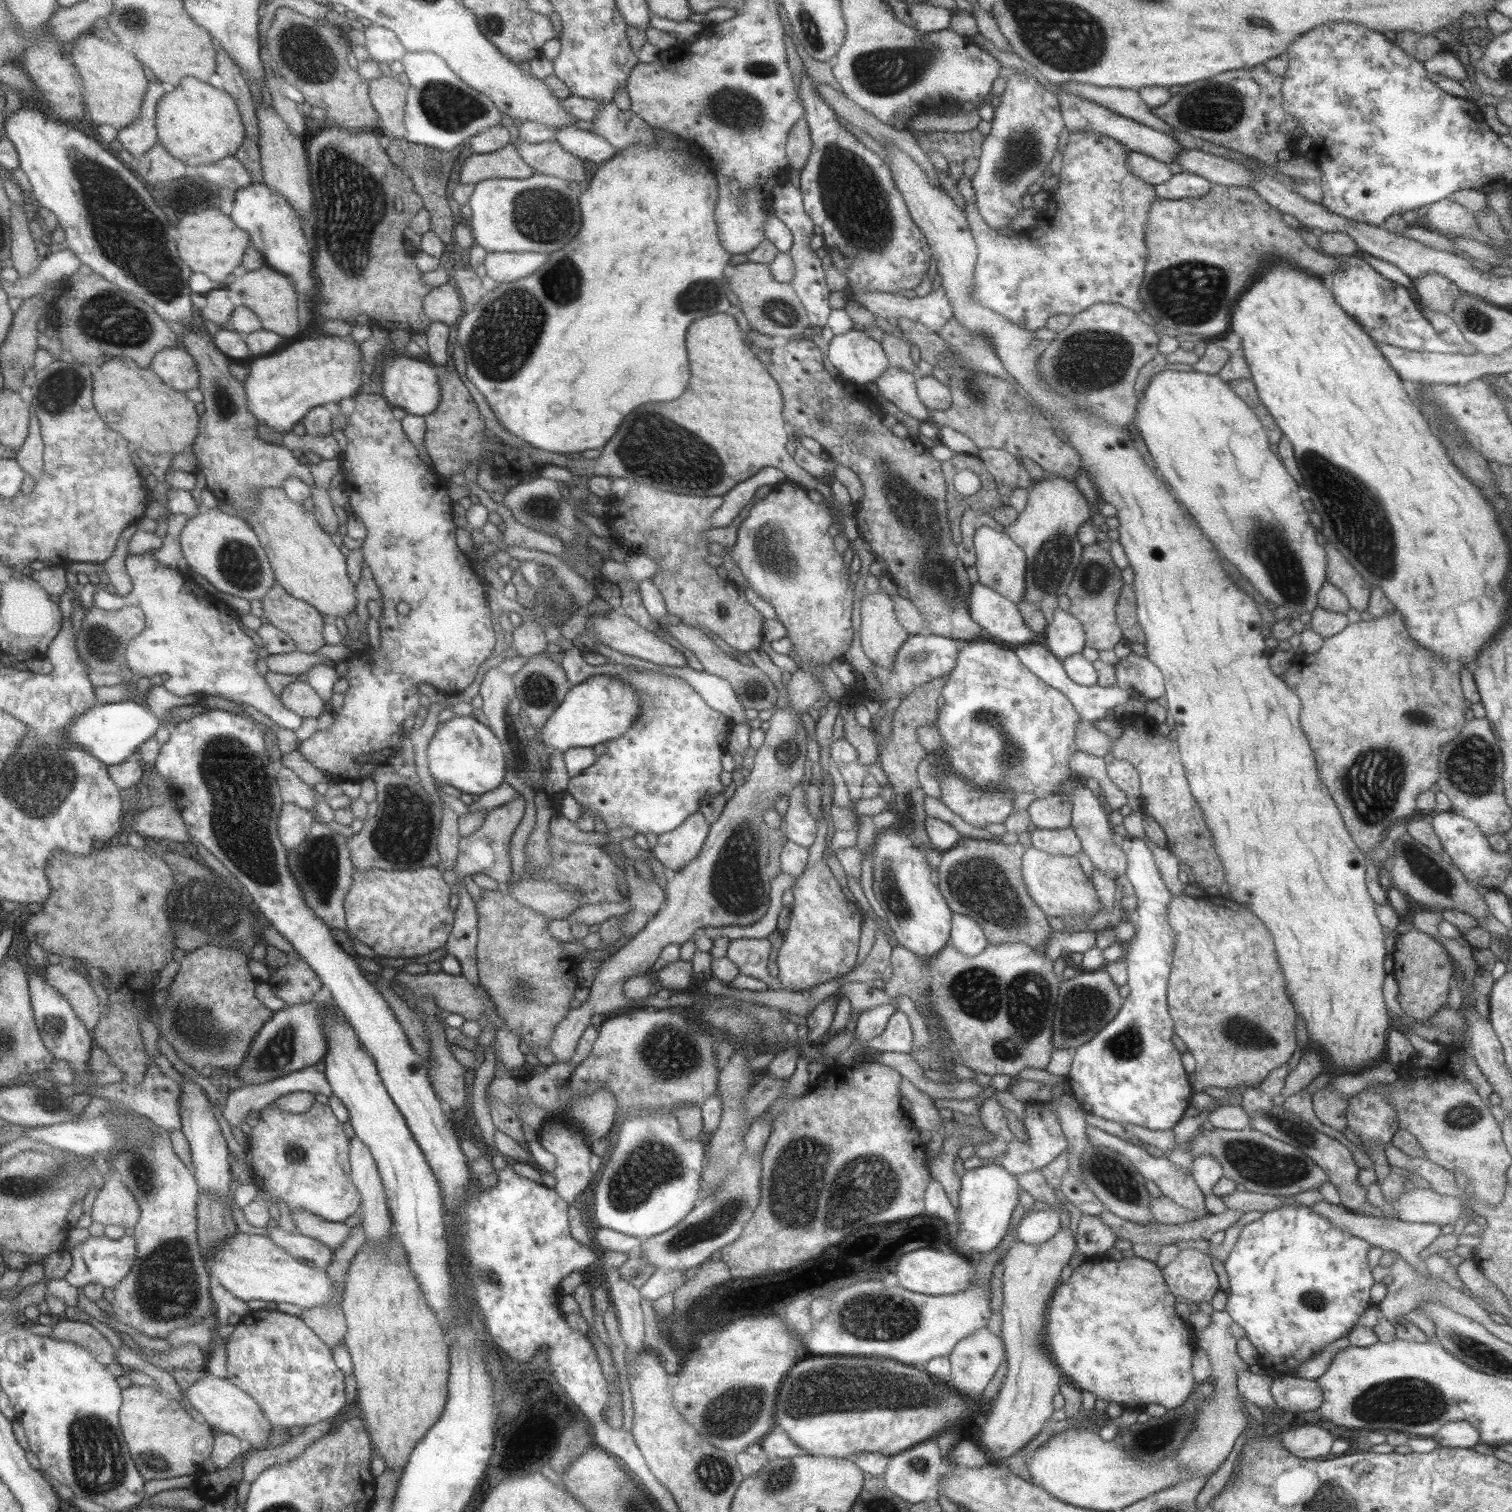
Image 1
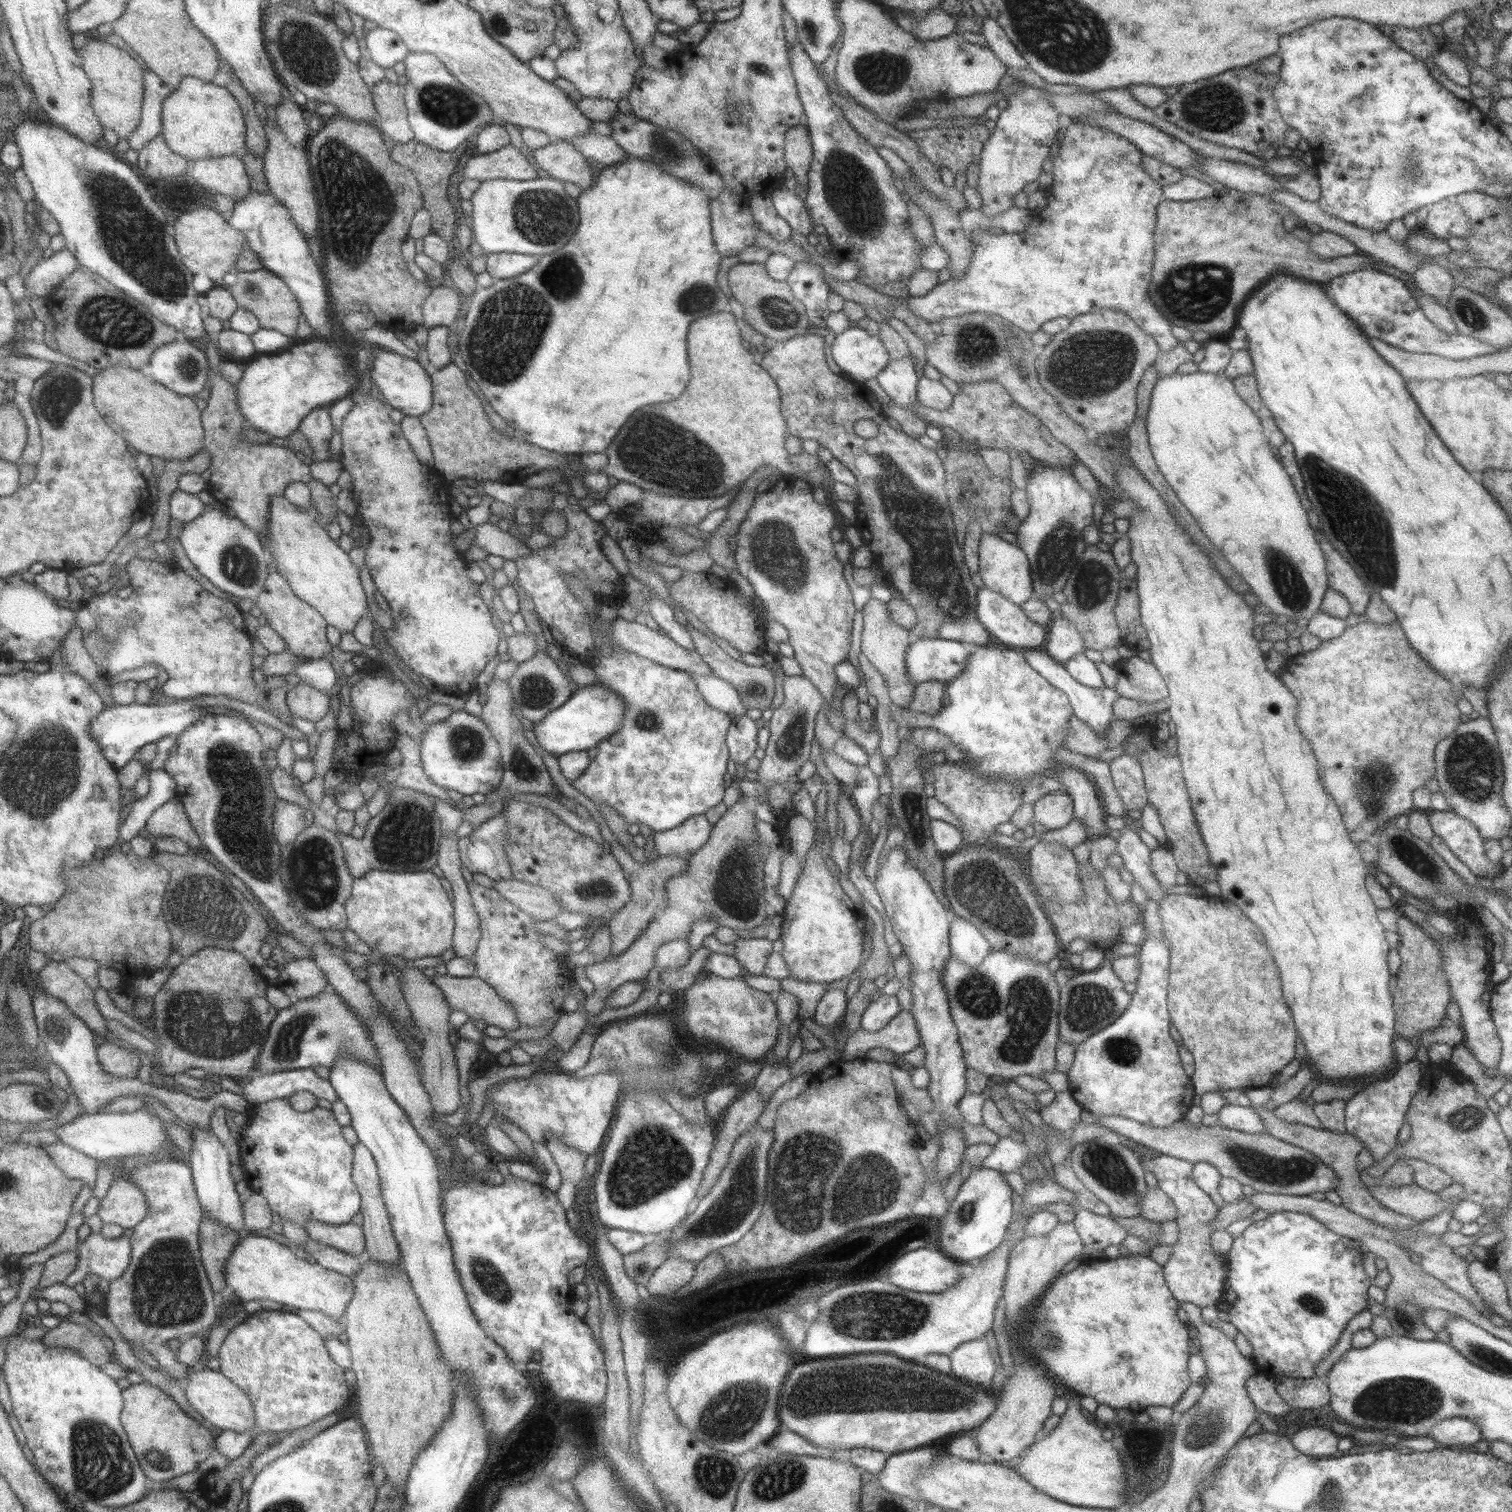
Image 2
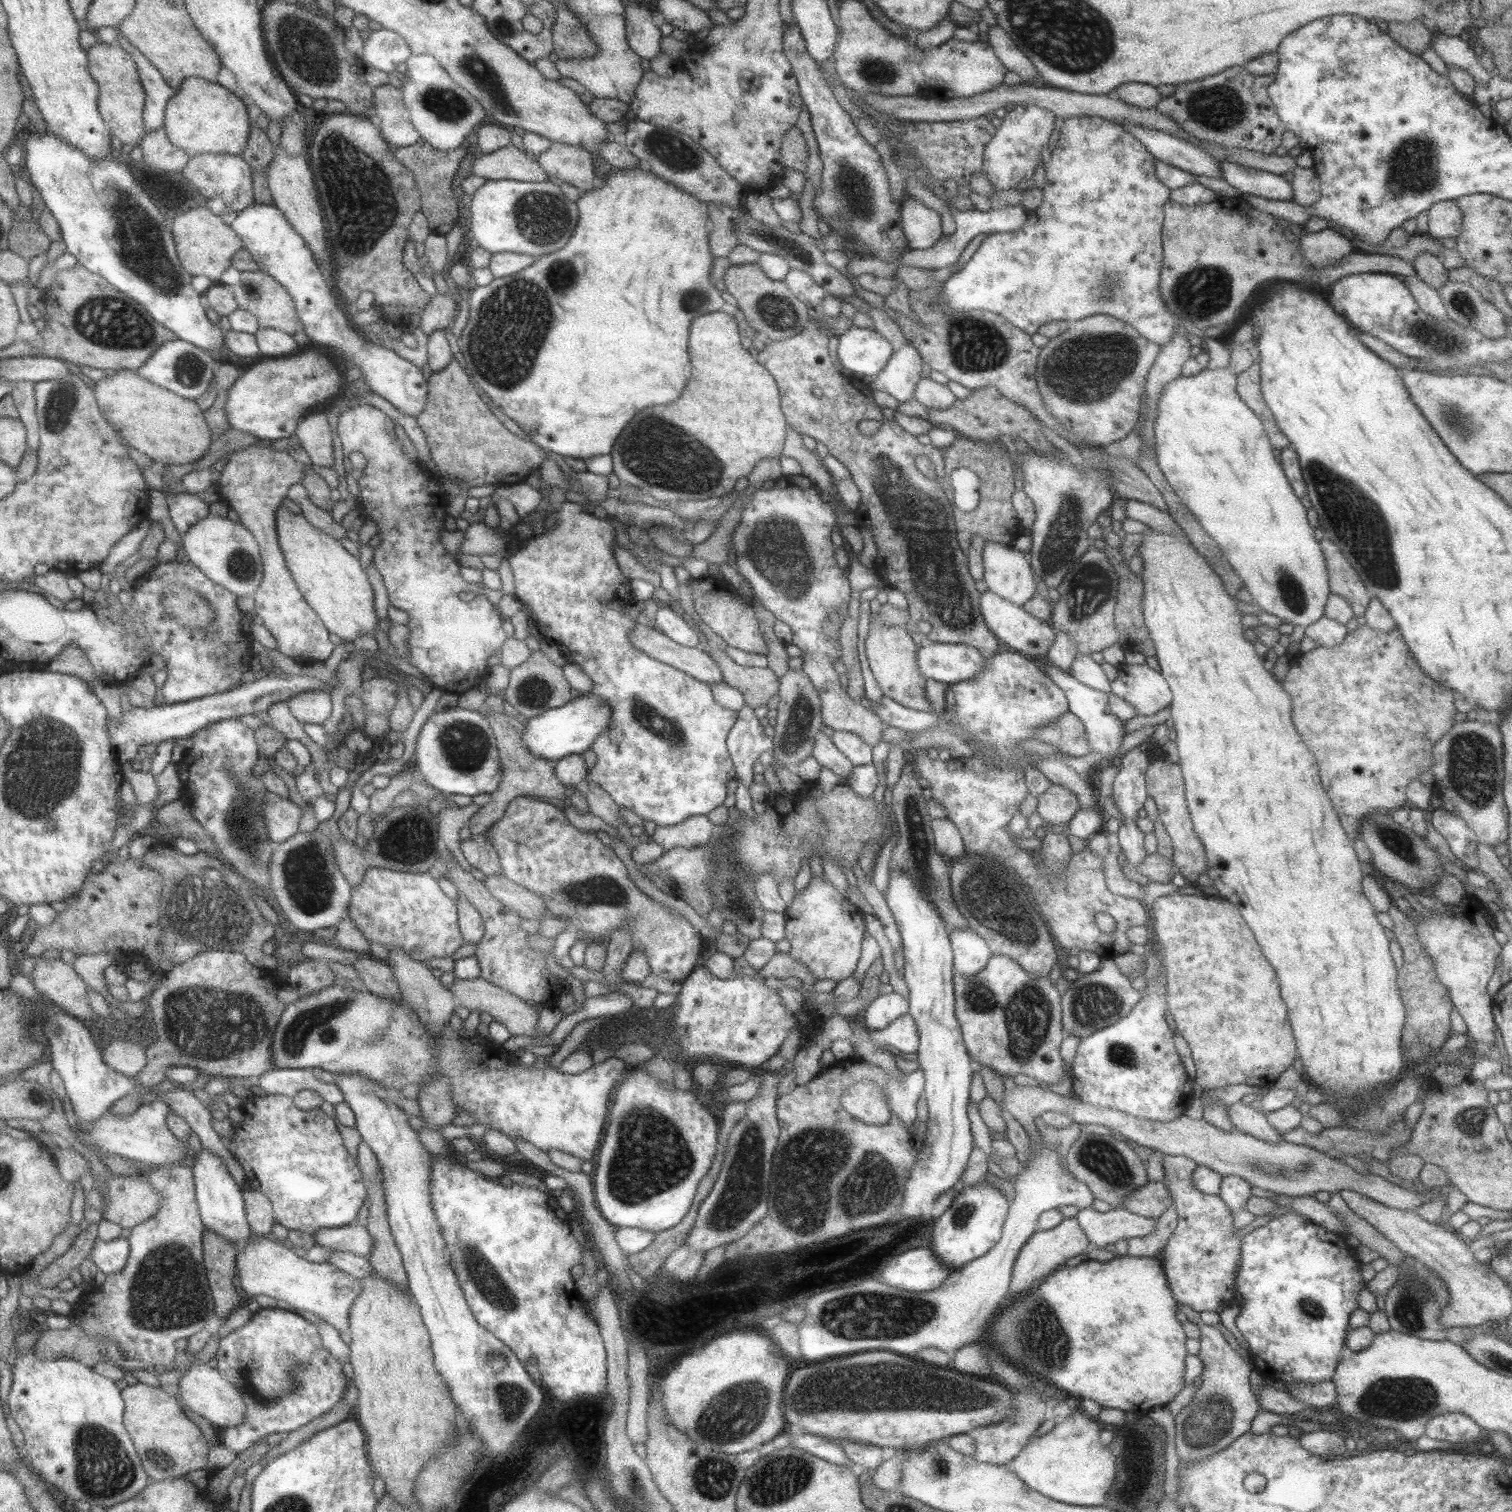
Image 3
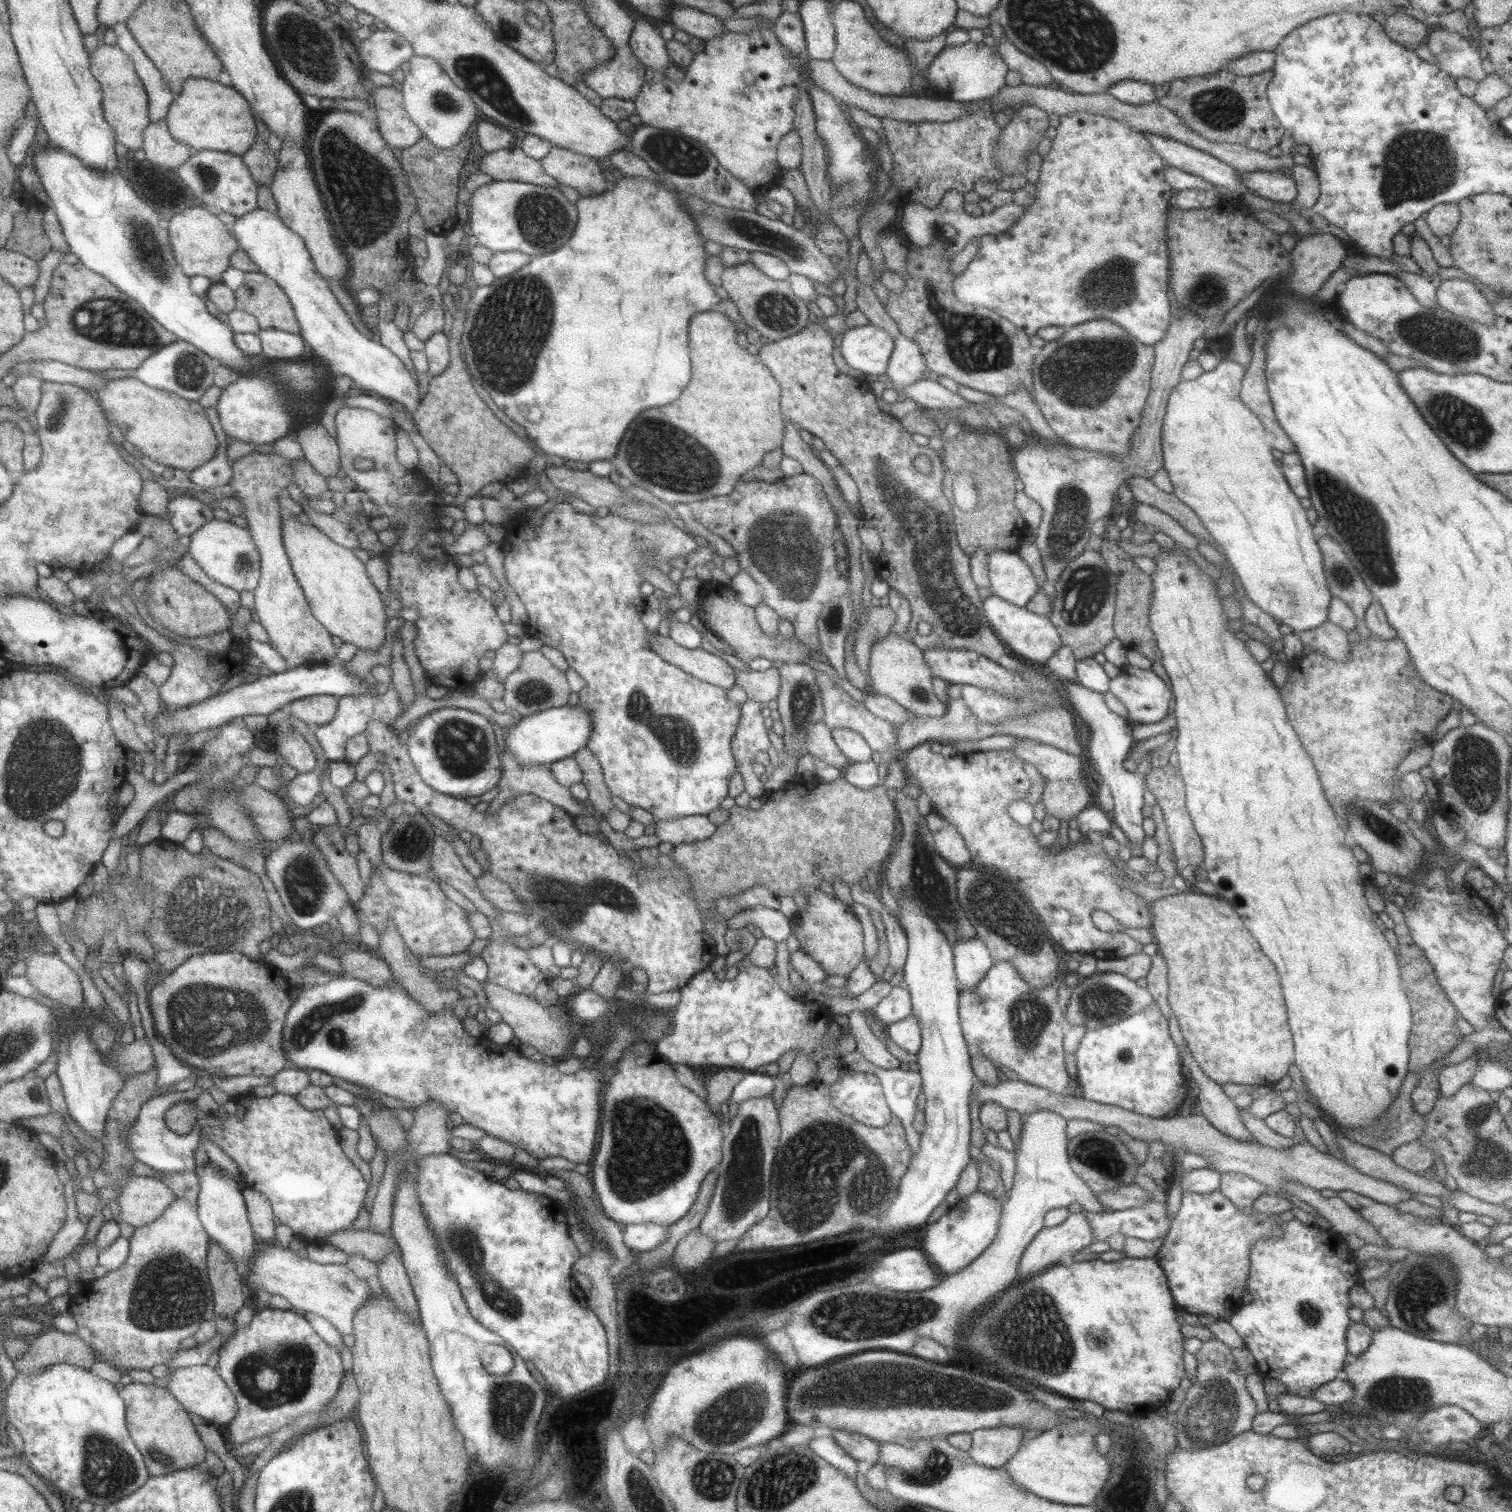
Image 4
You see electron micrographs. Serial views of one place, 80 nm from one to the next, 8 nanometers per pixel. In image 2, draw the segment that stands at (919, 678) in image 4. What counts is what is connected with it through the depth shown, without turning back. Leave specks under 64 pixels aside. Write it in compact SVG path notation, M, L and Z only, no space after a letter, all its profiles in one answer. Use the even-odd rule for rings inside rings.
M870 598L862 606L862 633L860 636L861 651L865 658L881 674L886 687L890 704L897 707L905 707L912 699L913 684L906 676L904 670L905 652L909 648L911 634L902 626L895 624L887 610L887 605L875 598Z

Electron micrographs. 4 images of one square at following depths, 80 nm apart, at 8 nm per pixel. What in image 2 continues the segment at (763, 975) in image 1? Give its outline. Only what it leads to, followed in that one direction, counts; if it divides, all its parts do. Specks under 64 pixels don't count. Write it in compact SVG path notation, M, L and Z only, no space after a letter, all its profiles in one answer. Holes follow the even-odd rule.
M767 938L732 939L733 958L751 975L759 976L765 970L765 963L771 954L771 941ZM779 979L779 988L798 1000L797 1018L812 1018L816 1005L825 994L827 983L803 983L794 979Z

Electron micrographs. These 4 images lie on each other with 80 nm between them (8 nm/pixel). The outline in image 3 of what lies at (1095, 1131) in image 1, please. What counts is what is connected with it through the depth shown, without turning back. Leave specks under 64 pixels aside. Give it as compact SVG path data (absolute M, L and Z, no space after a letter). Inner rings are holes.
M1163 1155L1164 1185L1171 1197L1177 1223L1164 1245L1160 1260L1173 1298L1193 1310L1209 1310L1219 1314L1231 1304L1235 1294L1234 1278L1238 1271L1240 1238L1230 1237L1239 1228L1232 1228L1229 1208L1217 1196L1204 1195L1192 1186L1194 1162L1186 1156Z

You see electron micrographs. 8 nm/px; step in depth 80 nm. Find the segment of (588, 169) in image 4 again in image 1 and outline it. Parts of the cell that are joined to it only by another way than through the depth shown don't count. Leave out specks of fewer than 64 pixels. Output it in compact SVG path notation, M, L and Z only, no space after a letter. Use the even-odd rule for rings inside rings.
M518 136L512 145L535 173L584 184L582 160L565 152L555 138L529 144Z

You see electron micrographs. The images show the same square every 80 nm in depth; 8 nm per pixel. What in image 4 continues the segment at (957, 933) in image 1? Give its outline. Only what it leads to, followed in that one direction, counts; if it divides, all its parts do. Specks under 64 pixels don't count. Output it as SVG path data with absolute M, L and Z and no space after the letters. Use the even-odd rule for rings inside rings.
M975 935L955 942L952 953L958 990L973 990L993 962L987 947Z

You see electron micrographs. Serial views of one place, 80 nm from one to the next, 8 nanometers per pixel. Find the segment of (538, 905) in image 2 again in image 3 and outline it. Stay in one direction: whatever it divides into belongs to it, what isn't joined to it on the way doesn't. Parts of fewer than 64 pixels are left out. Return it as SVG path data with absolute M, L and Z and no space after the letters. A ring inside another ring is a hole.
M505 876L485 877L482 883L487 892L501 903L503 908L515 912L521 919L540 921L546 917L544 904L539 900L539 896L533 896L531 892L507 880Z

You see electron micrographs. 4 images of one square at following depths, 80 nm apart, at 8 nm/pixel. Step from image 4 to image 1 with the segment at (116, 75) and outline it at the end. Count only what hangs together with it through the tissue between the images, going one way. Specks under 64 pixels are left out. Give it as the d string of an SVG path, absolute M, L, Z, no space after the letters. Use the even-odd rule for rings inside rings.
M92 32L77 39L69 55L82 73L86 109L95 124L109 124L121 131L142 115L142 106L149 92L149 78L145 76L139 58L129 54L121 44L103 40Z

